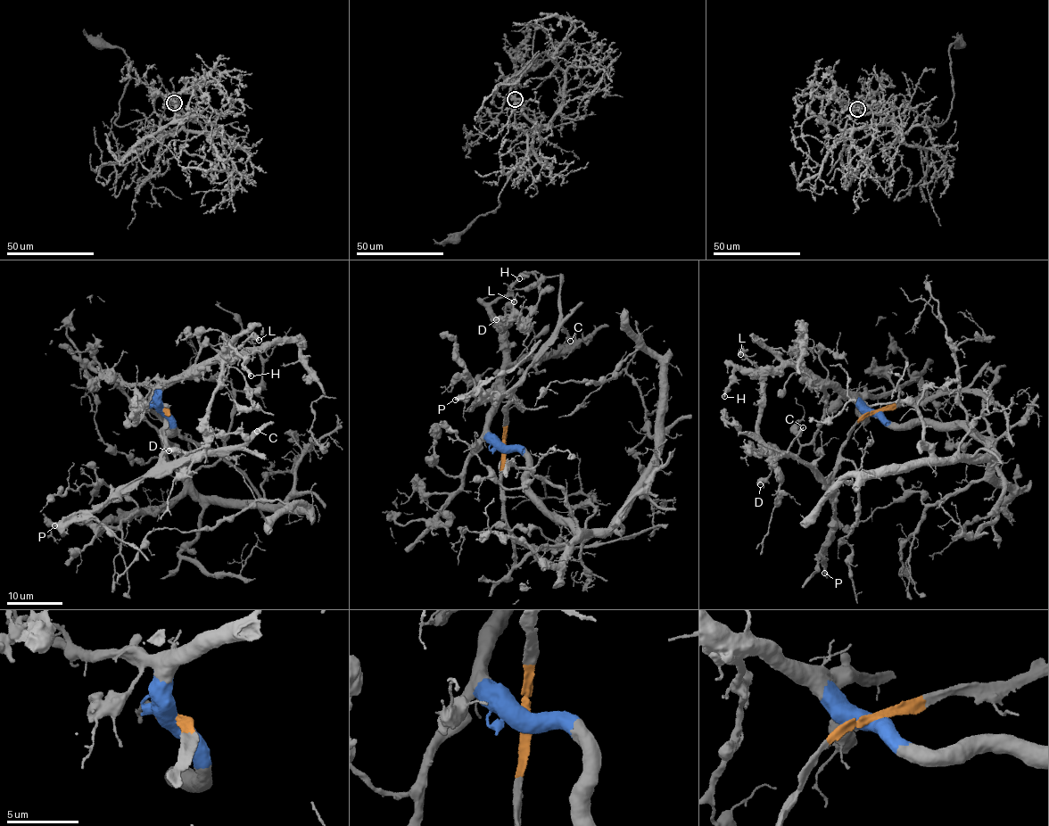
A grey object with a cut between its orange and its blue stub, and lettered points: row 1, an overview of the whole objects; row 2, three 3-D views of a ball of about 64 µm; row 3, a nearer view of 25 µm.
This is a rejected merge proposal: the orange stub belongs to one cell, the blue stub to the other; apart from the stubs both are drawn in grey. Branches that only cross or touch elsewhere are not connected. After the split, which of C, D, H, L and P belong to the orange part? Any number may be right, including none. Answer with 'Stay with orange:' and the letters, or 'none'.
Stay with orange: C, P

